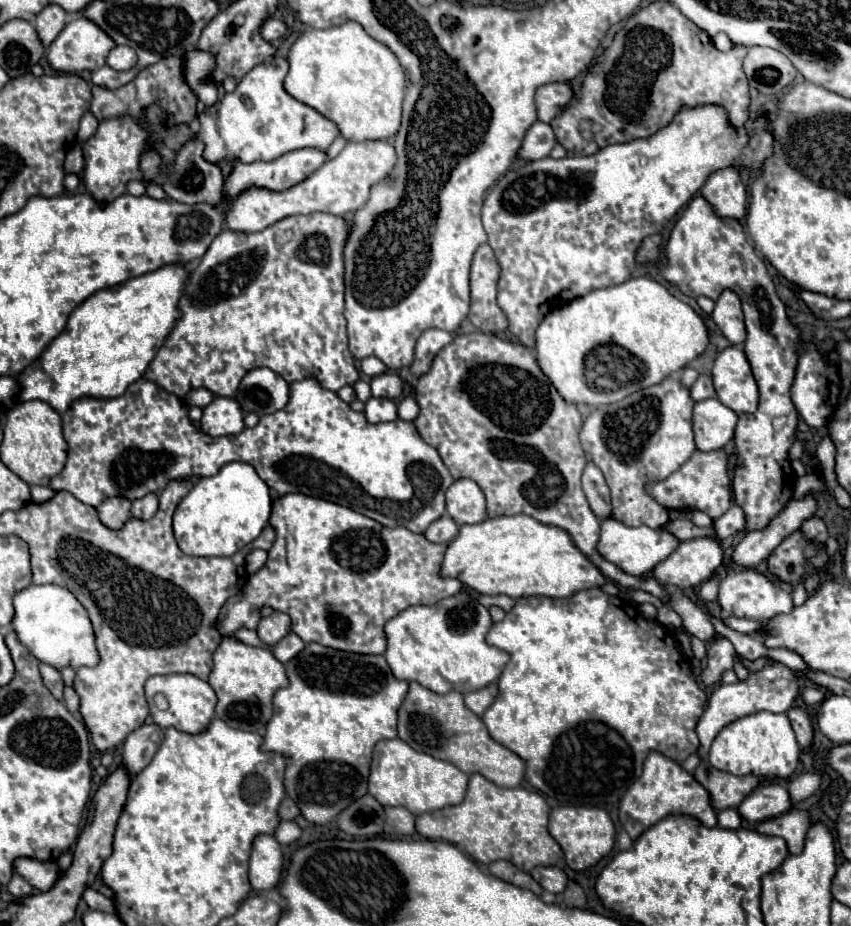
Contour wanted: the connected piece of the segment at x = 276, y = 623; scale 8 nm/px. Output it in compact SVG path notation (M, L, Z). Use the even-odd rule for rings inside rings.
M274 612L268 618L262 618L256 630L266 646L276 646L284 636L290 634L290 616L284 612Z

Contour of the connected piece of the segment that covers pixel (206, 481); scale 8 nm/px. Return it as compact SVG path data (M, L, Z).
M228 462L218 474L200 478L198 484L180 500L174 512L174 536L180 550L188 556L232 556L238 548L250 544L268 524L272 512L270 488L246 462Z

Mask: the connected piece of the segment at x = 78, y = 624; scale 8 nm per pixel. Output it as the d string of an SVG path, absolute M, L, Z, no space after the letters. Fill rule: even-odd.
M42 584L24 588L14 596L14 620L12 628L18 634L18 640L38 656L40 662L50 664L58 670L72 666L78 670L80 666L96 666L100 662L96 650L96 636L88 616L88 610L76 600L76 596L56 584Z

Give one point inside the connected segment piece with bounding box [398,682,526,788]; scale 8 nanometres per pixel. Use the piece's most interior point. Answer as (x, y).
(440, 725)

